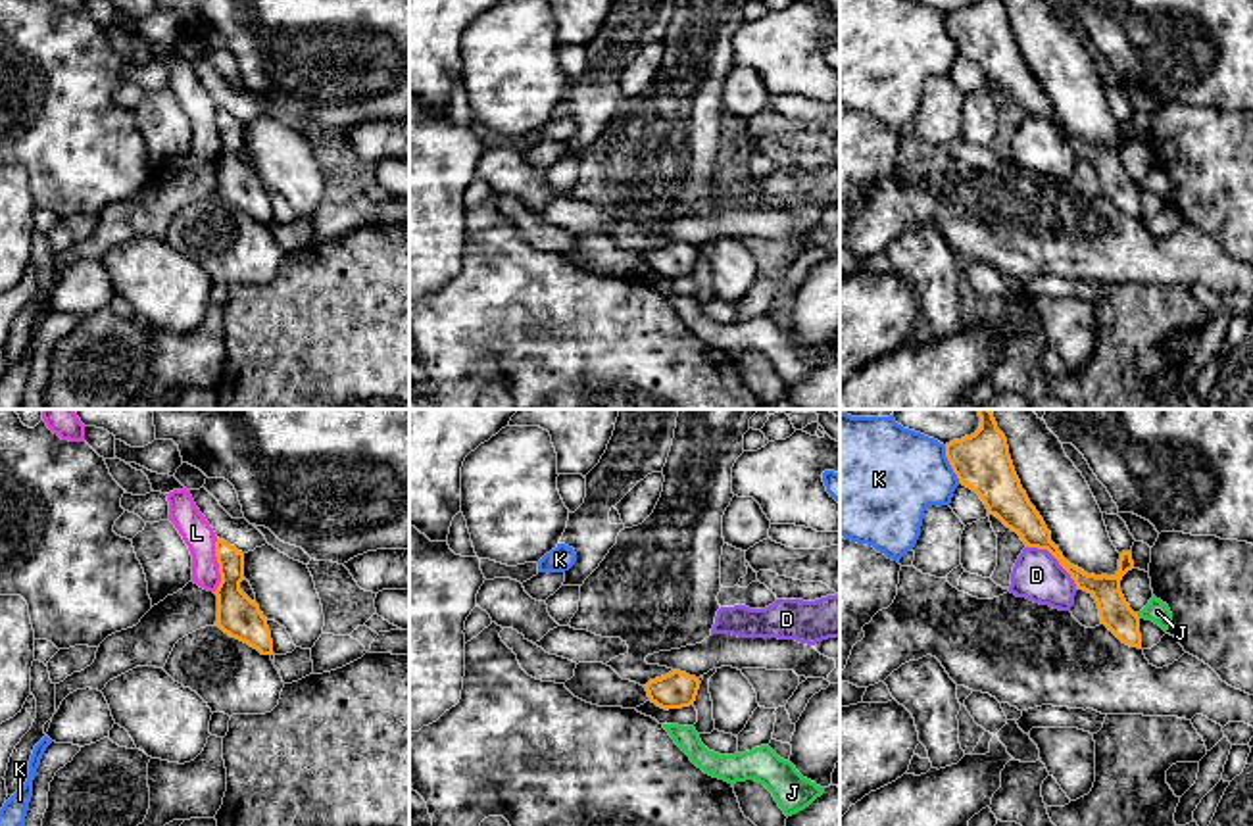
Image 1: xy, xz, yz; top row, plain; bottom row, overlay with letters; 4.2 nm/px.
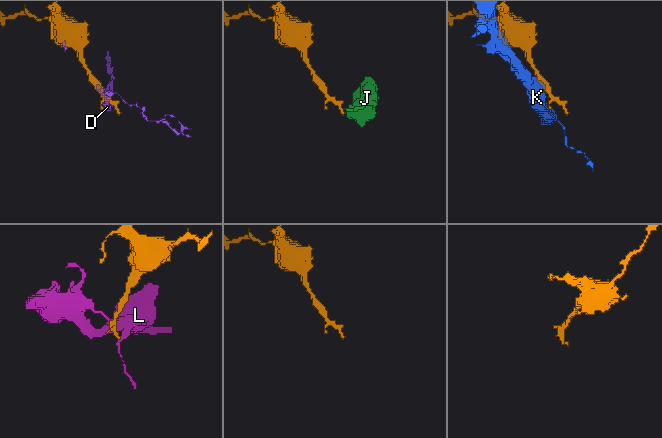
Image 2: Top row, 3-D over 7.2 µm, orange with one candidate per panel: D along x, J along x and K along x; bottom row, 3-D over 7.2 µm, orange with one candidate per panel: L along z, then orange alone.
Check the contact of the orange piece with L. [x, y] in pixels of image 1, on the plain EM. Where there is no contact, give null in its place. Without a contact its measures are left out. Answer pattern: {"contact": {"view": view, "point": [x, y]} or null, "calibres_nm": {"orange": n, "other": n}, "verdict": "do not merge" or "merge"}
{"contact": {"view": "xy", "point": [220, 135]}, "calibres_nm": {"orange": 180, "other": 130}, "verdict": "do not merge"}

